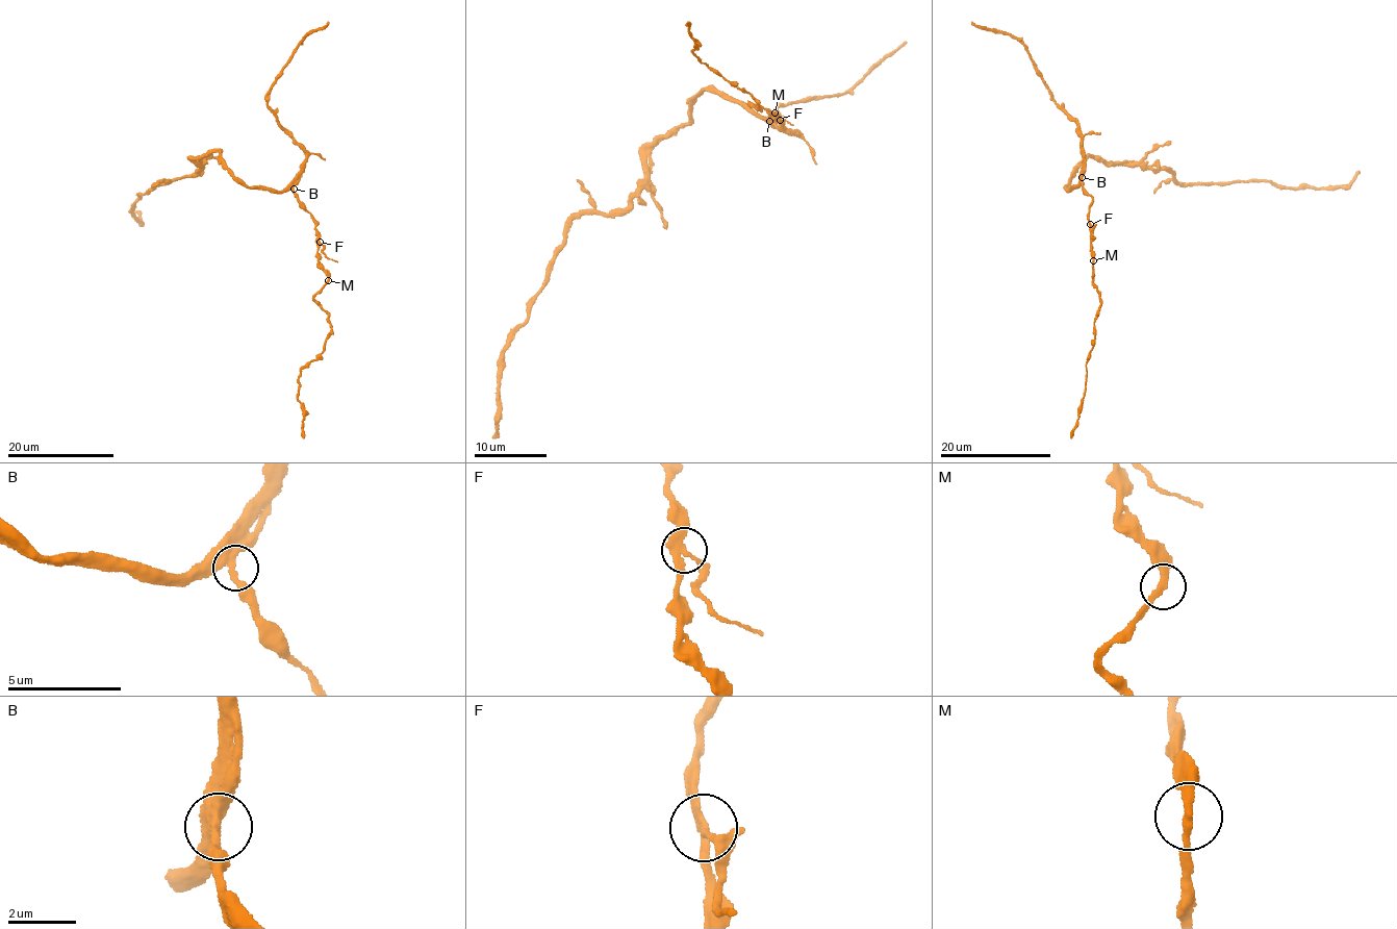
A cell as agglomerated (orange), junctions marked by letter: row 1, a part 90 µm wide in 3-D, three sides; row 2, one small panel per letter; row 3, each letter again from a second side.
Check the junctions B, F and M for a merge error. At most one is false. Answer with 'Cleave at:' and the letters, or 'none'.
Cleave at: F

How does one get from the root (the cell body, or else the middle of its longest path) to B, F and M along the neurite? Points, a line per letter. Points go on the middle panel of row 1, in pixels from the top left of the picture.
B: (711, 90), (742, 101), (769, 121)
F: (711, 90), (742, 101), (780, 129), (782, 121), (779, 120)
M: (711, 90), (742, 101), (780, 129), (779, 118), (768, 111), (775, 113)

